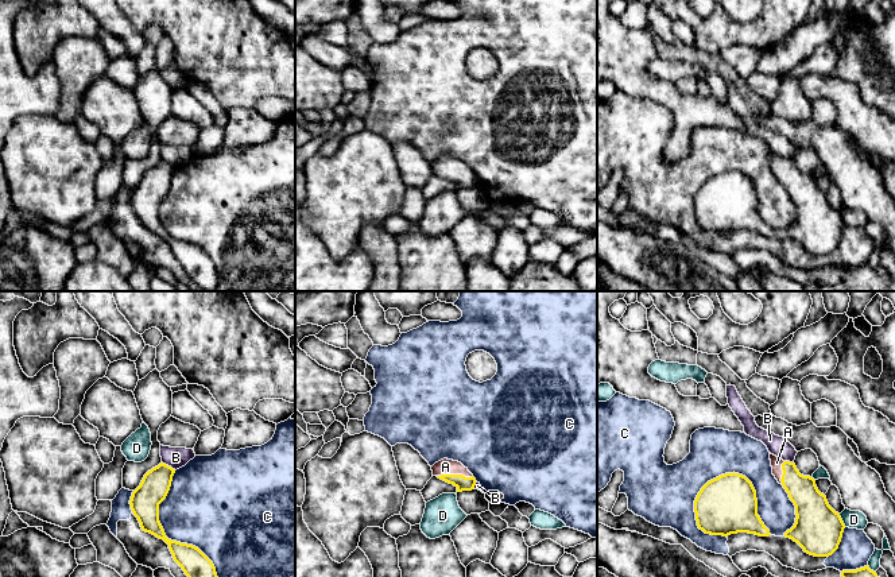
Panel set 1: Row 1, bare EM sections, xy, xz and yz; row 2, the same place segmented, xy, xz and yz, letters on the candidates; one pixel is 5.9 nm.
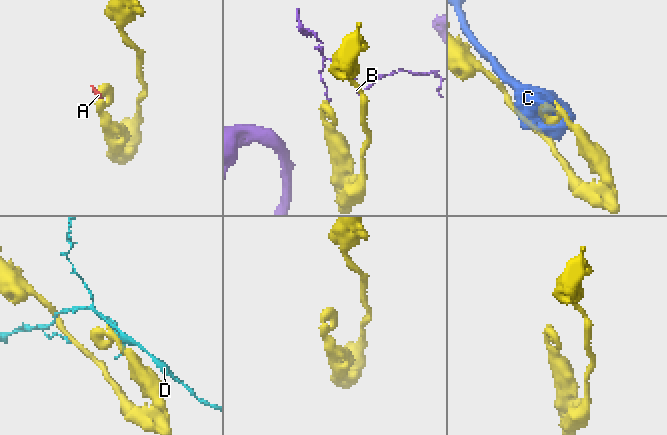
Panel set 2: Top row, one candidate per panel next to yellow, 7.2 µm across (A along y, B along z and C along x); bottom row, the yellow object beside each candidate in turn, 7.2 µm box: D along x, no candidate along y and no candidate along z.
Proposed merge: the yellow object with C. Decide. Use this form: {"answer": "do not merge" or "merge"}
{"answer": "do not merge"}

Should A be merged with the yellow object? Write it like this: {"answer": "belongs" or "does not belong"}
{"answer": "belongs"}

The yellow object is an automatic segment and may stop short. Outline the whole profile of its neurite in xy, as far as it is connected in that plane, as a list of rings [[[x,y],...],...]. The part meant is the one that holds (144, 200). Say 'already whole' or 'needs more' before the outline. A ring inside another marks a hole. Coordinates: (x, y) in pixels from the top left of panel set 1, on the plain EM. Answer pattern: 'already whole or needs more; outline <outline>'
already whole; outline [[[160,160],[148,169],[140,183],[132,190],[129,202],[143,229],[163,237],[174,259],[189,278],[204,291],[214,291],[218,275],[213,260],[195,244],[171,239],[159,220],[159,202],[166,197],[175,167]]]

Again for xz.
needs more; outline [[[443,156],[431,164],[433,174],[453,182],[457,190],[472,189],[476,183],[476,177],[461,160]]]

